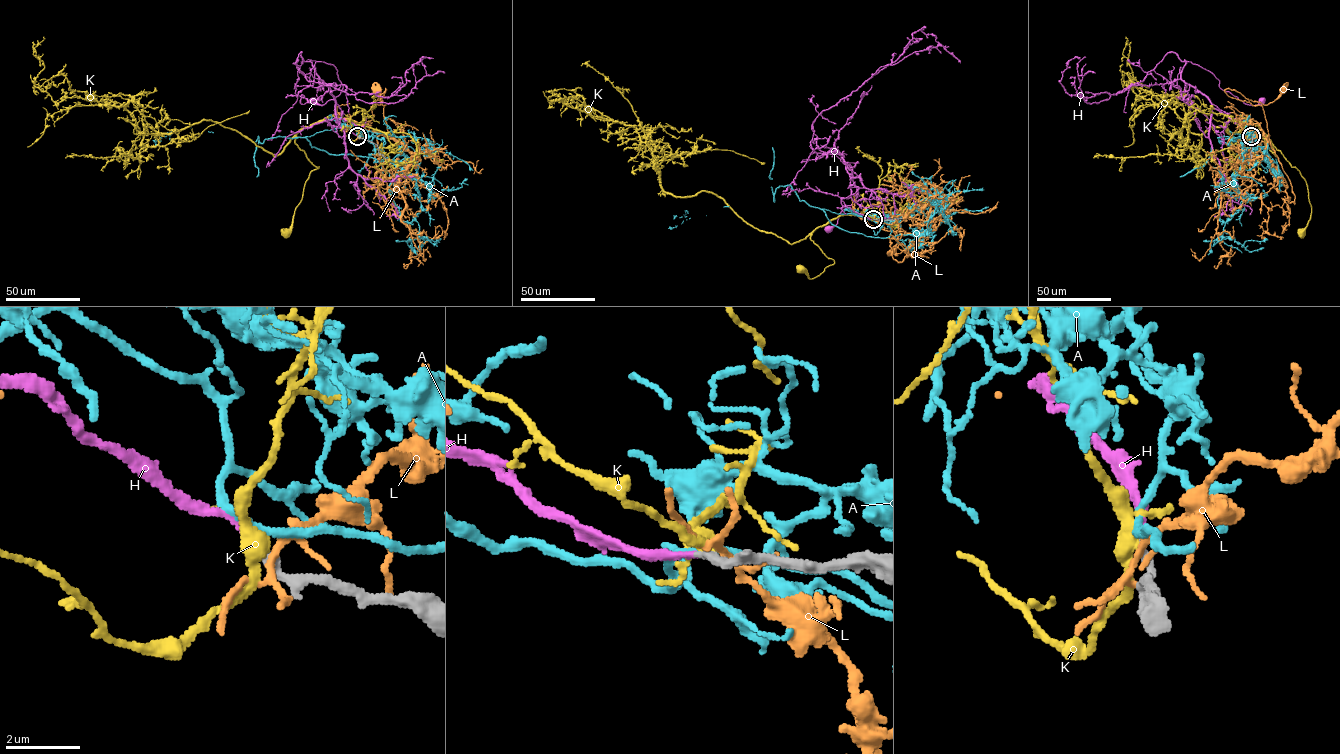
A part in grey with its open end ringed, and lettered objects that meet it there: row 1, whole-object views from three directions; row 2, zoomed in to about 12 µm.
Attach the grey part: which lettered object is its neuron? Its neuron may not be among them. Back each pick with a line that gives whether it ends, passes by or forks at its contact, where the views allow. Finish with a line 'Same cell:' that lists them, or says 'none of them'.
H: it ends
Same cell: H

